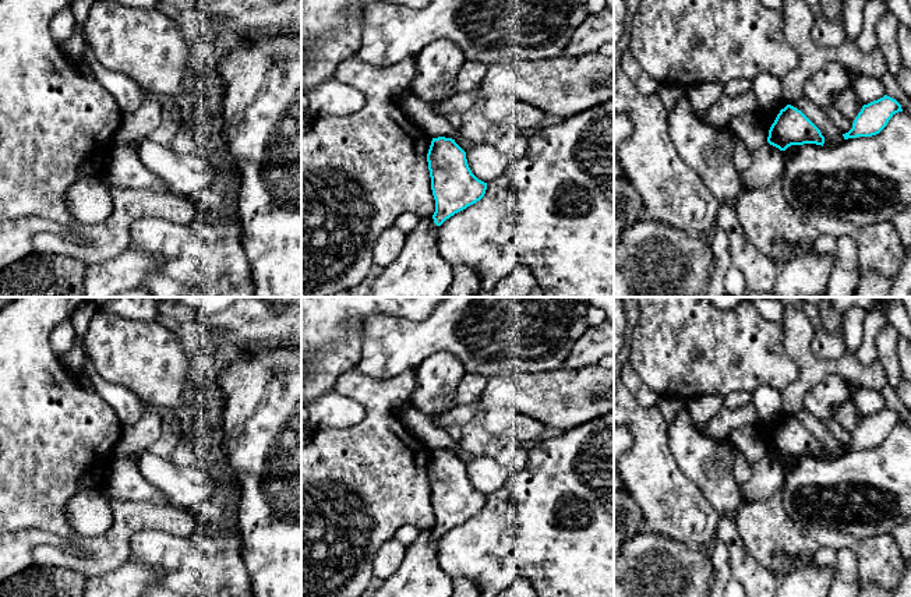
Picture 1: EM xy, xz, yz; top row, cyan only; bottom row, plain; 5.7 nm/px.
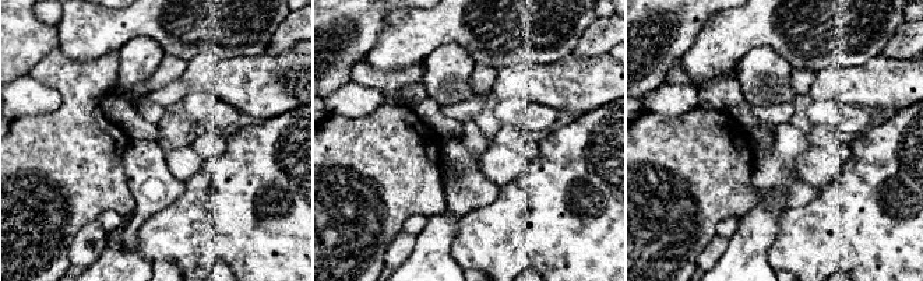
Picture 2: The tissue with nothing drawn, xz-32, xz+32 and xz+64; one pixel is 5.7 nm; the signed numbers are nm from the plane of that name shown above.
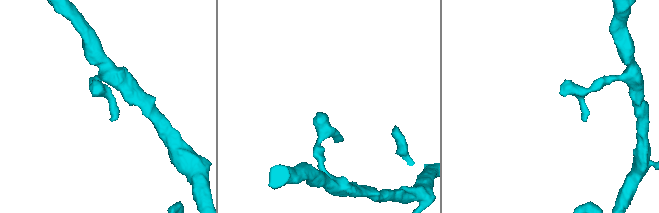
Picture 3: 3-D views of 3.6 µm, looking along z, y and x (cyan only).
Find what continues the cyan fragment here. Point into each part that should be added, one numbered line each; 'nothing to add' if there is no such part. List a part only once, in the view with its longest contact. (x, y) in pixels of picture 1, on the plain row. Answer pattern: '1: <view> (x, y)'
nothing to add

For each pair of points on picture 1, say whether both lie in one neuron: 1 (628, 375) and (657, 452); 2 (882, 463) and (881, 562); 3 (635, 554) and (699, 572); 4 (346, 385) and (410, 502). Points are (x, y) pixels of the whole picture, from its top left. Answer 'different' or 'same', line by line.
1: different
2: different
3: same
4: same

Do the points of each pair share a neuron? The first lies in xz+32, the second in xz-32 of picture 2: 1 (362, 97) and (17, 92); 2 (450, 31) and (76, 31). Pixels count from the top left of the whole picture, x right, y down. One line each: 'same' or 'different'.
1: same
2: same

